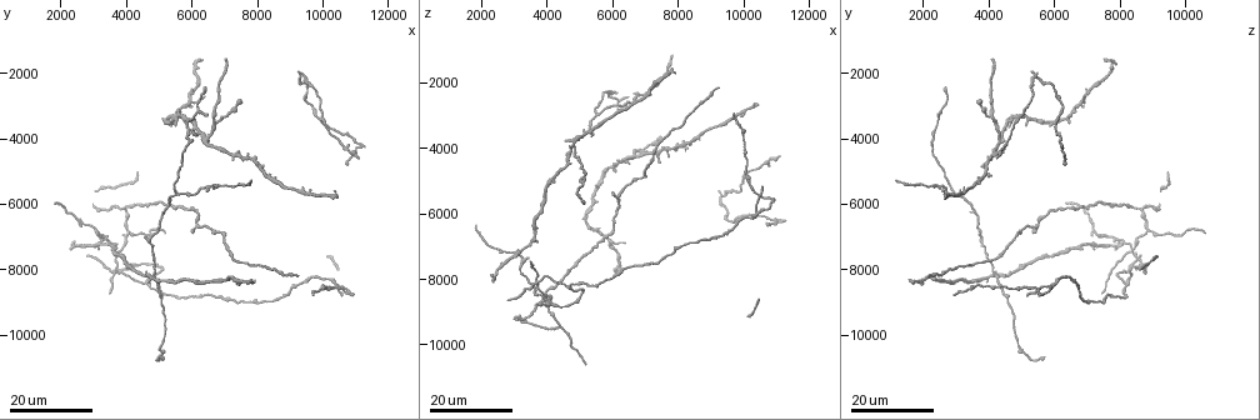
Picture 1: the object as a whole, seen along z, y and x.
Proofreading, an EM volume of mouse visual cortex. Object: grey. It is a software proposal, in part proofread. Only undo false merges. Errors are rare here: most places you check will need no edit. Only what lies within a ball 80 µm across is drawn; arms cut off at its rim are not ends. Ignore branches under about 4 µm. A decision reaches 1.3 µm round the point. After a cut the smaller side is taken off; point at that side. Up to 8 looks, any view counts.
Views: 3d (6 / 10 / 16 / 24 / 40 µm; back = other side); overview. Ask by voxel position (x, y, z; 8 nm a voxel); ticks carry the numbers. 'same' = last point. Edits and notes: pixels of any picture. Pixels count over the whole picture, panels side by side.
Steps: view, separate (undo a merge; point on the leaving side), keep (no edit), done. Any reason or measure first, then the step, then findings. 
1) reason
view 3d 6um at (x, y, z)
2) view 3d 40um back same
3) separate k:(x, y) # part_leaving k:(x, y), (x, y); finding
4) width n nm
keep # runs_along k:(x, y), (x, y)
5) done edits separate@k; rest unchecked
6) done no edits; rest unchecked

branch point
view 3d 16um at (5600, 5700, 2900)

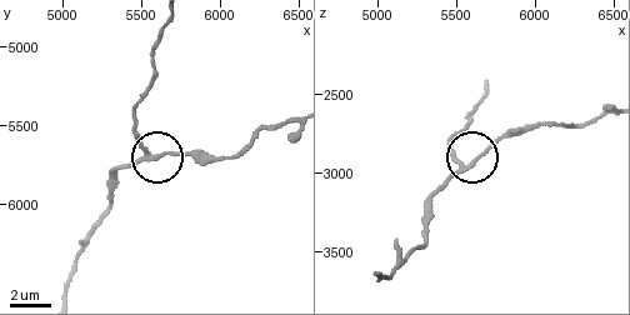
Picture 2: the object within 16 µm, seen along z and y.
view 3d 10um at (5540, 5700, 2960)

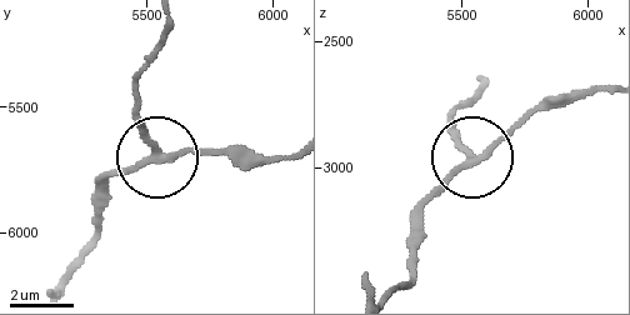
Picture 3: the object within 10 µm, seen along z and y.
side_arm 28 um
keep # runs_along 3:(413, 275), (413, 238), (436, 189), (539, 103); all the same neuron

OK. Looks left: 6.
a fork
view 3d 16um at (4900, 8200, 4100)

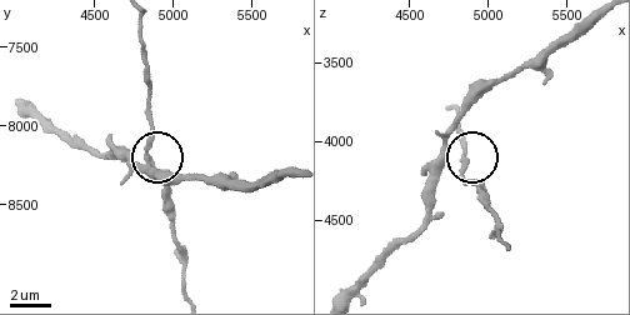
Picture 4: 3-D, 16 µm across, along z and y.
zoom in
view 3d 6um at (4820, 8160, 4200)

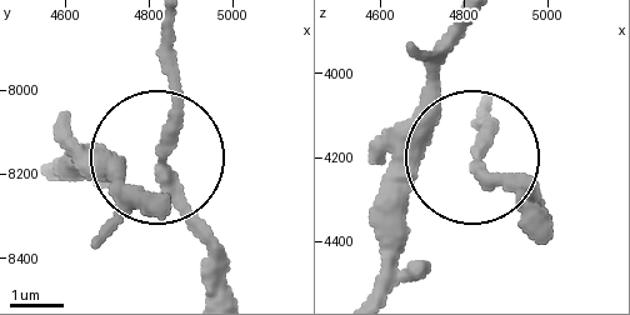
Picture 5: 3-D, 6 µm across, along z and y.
keep # runs_along 5:(173, 29), (163, 176), (221, 253); continuous, no second neuron

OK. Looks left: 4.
view 3d 24um at (4700, 8400, 8200)

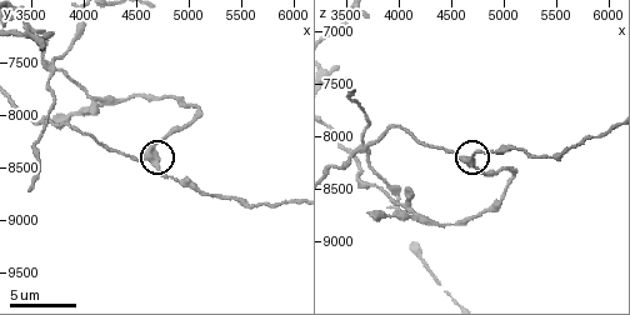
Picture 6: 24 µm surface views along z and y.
view 3d 6um at (4600, 8380, 8220)

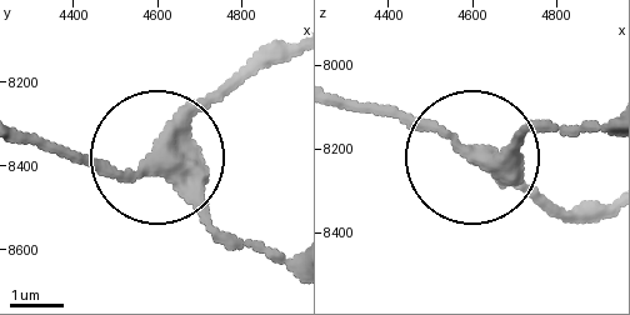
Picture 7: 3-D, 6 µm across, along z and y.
width 350 nm
keep # continuous, no second neuron

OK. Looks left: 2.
branch point
view 3d 16um at (4100, 6800, 8900)

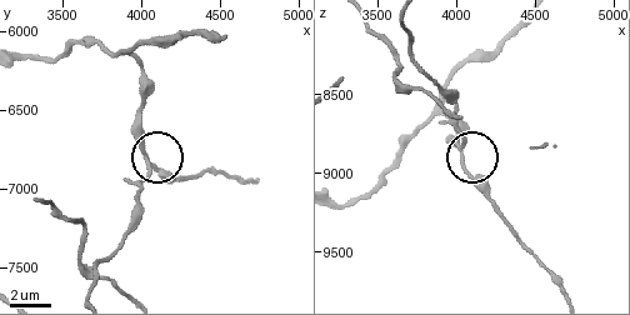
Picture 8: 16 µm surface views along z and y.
view 3d 10um at (4020, 6780, 8860)

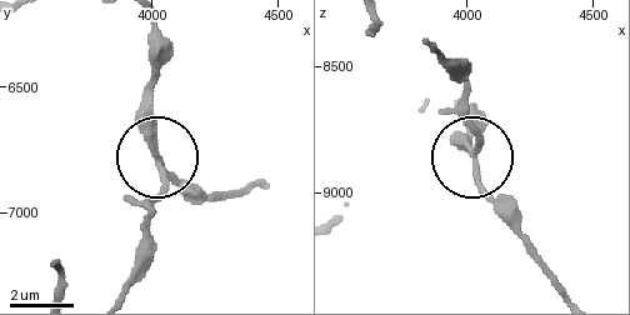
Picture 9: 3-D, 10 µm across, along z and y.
width 180 nm
separate 9:(151, 200) # part_leaving 9:(158, 164), (150, 259), (126, 290); a second neuron is stuck on

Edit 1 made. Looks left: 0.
done edits separate@9; rest unchecked

